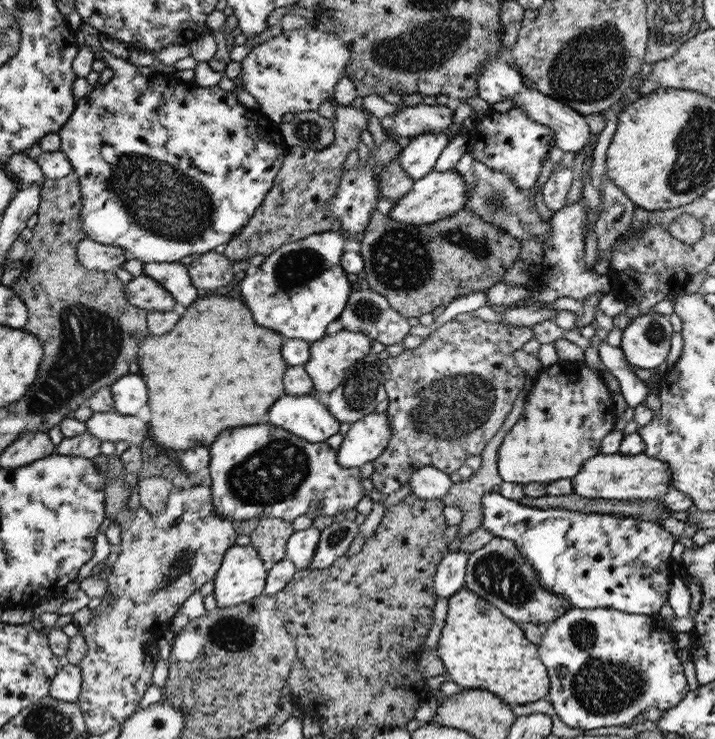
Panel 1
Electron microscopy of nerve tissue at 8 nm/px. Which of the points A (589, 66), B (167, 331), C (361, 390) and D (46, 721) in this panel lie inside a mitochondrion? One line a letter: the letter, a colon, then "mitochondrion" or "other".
A: mitochondrion
B: other
C: mitochondrion
D: mitochondrion

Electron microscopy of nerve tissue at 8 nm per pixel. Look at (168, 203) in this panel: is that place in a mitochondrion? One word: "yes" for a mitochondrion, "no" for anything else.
yes

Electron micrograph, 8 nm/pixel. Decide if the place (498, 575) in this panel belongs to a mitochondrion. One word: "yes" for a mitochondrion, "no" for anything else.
yes

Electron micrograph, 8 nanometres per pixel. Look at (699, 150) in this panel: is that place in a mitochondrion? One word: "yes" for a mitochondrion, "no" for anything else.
yes

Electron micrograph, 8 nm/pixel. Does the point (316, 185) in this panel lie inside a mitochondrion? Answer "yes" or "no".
no

